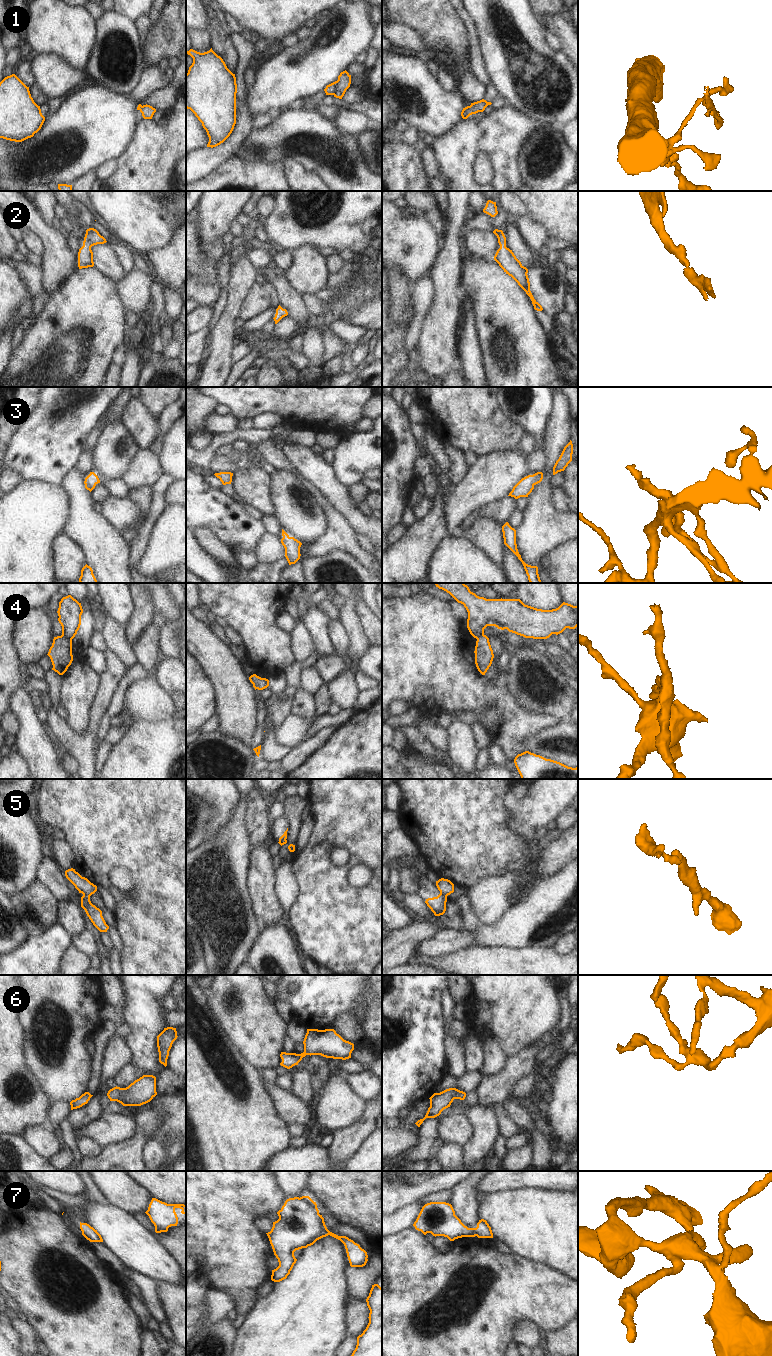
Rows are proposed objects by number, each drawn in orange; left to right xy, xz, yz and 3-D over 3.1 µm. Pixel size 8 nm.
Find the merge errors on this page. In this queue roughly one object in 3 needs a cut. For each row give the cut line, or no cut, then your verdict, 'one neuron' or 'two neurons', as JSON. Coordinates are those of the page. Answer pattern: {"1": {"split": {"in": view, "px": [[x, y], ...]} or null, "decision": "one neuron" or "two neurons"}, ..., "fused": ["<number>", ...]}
{"1": {"split": {"in": "xz", "px": [[337, 81], [333, 94]]}, "decision": "two neurons"}, "2": {"split": null, "decision": "one neuron"}, "3": {"split": null, "decision": "one neuron"}, "4": {"split": {"in": "xy", "px": [[61, 635], [71, 639]]}, "decision": "two neurons"}, "5": {"split": {"in": "xy", "px": [[83, 894], [89, 896]]}, "decision": "two neurons"}, "6": {"split": null, "decision": "one neuron"}, "7": {"split": null, "decision": "one neuron"}, "fused": ["1", "4", "5"]}

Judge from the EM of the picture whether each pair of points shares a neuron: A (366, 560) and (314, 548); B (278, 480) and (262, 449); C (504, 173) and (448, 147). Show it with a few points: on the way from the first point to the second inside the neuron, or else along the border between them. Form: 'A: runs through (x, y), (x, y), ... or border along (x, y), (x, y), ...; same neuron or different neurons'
A: runs through (353, 548), (349, 544), (327, 544); same neuron
B: border along (277, 470), (290, 472); different neurons
C: runs through (497, 157), (487, 147), (464, 147); same neuron

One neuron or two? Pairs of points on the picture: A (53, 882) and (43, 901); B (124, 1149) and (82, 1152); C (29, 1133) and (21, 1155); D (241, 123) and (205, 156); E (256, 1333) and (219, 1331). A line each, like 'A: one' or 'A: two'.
A: two
B: two
C: two
D: one
E: two

